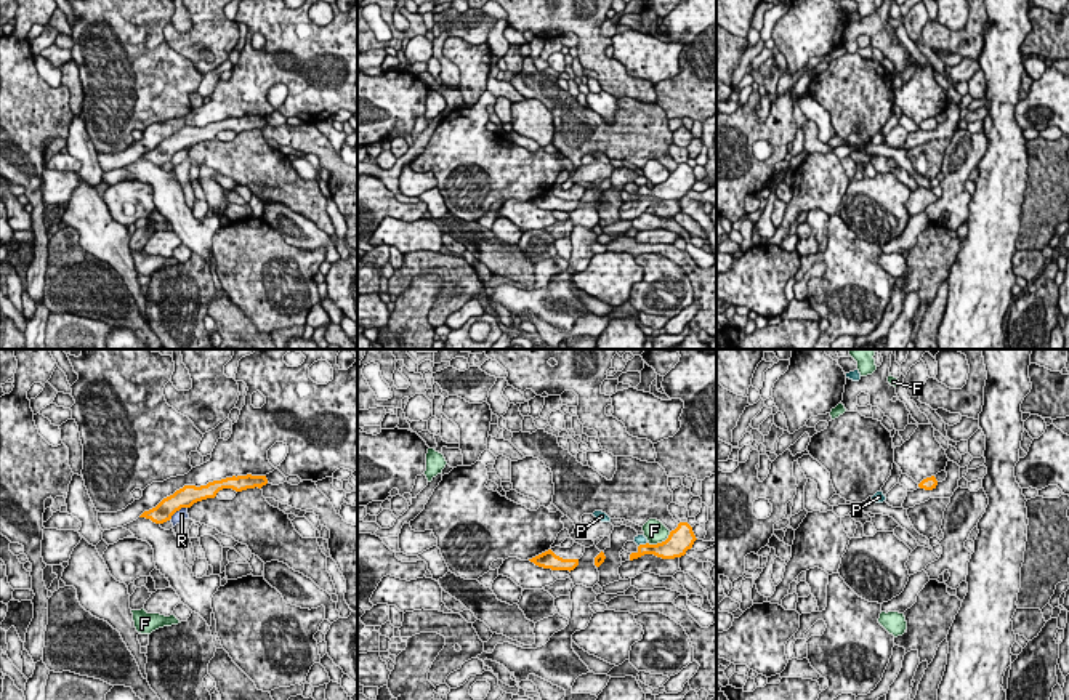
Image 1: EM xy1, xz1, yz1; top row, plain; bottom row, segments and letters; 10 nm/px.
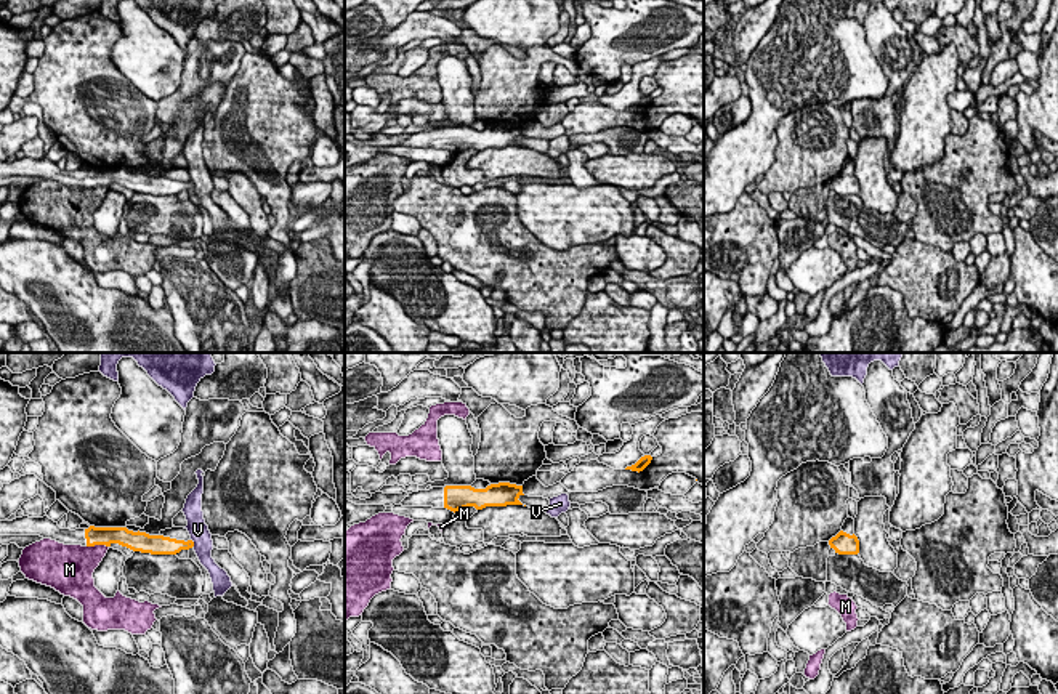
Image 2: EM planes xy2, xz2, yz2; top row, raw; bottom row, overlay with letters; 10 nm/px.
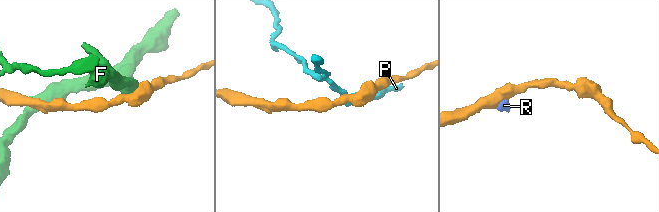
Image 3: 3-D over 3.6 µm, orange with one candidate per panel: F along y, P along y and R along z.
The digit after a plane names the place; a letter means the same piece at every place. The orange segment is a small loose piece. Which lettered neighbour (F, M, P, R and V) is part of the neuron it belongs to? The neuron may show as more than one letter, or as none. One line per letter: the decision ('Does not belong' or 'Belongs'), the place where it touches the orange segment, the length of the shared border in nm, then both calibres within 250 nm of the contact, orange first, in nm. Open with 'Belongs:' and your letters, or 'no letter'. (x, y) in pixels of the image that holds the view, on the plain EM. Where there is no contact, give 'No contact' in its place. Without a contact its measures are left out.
Belongs: no letter
F: Does not belong. Touches orange at xz1 (659, 185). Shared border 260 nm. Thickness 240 nm (orange) against 220 nm
M: Does not belong. Touches orange at xy2 (96, 185). Shared border 220 nm. Thickness 190 nm (orange) against 320 nm
P: Does not belong. Touches orange at xz1 (643, 186). Shared border 120 nm. Thickness 190 nm (orange) against 100 nm
R: Does not belong. Touches orange at xy1 (177, 151). Shared border 240 nm. Thickness 200 nm (orange) against 120 nm
V: Does not belong. Touches orange at xy2 (193, 183). Shared border 90 nm. Thickness 160 nm (orange) against 200 nm

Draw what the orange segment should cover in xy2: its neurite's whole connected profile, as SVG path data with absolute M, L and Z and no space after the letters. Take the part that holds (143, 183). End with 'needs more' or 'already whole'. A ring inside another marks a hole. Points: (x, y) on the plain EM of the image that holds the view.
M16 159L13 162L0 162L0 176L40 176L51 180L64 186L82 186L95 188L119 184L133 192L151 194L151 196L176 196L181 191L194 188L192 181L176 181L164 176L149 176L146 173L133 173L127 168L95 168L88 170L61 170L58 163L43 159Z; needs more

